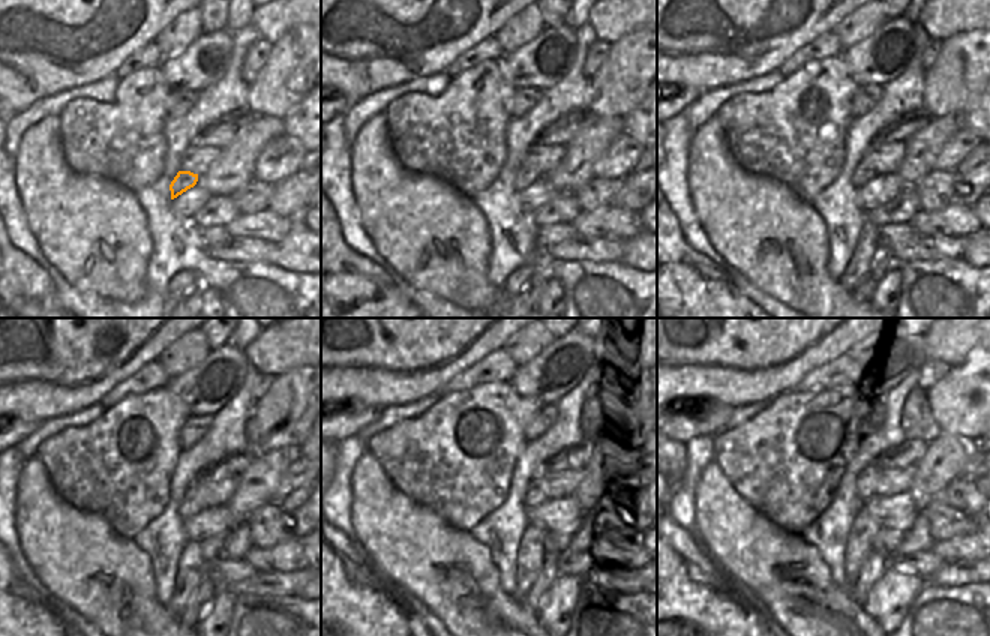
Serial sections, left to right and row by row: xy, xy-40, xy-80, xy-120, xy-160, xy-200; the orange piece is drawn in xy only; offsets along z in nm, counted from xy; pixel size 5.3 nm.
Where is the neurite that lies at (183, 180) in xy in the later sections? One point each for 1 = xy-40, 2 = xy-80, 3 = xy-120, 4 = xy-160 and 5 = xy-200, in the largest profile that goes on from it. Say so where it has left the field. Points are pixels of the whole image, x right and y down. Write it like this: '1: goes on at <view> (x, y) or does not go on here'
1: goes on at xy-40 (525, 176)
2: goes on at xy-80 (861, 174)
3: goes on at xy-120 (189, 507)
4: goes on at xy-160 (534, 495)
5: goes on at xy-200 (867, 482)

